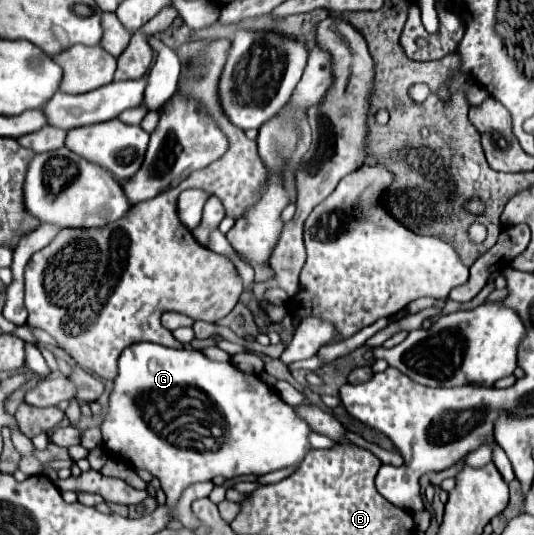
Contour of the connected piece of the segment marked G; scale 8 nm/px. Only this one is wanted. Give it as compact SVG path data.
M134 343L122 351L110 407L102 423L104 449L112 457L148 469L158 477L170 509L176 507L180 493L192 483L212 481L216 475L232 479L300 465L308 453L308 435L310 427L256 375L242 373L230 361L210 361L196 349L170 349L154 343Z

